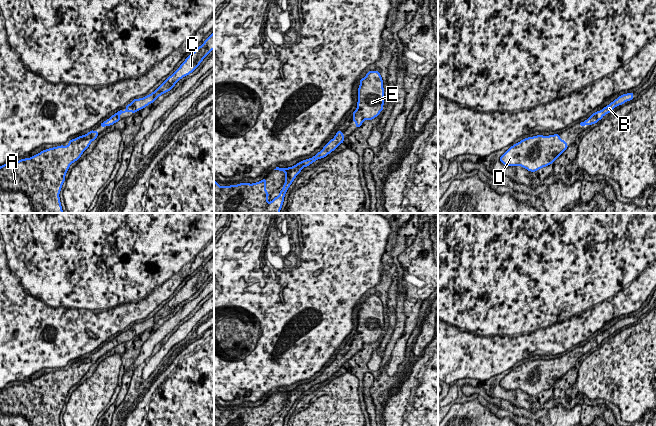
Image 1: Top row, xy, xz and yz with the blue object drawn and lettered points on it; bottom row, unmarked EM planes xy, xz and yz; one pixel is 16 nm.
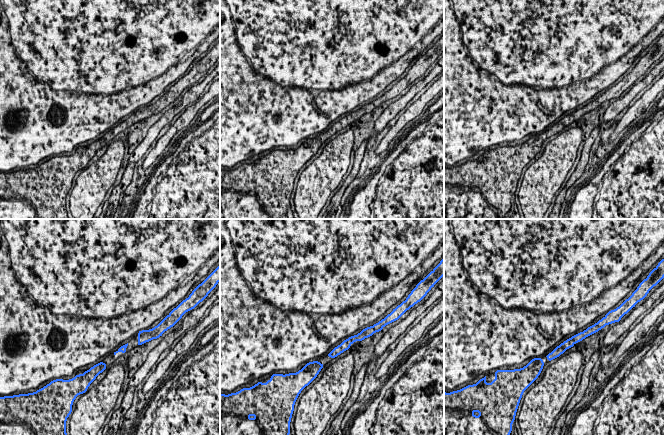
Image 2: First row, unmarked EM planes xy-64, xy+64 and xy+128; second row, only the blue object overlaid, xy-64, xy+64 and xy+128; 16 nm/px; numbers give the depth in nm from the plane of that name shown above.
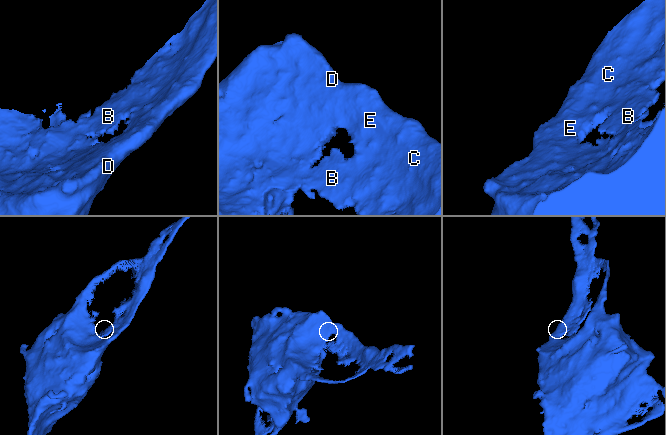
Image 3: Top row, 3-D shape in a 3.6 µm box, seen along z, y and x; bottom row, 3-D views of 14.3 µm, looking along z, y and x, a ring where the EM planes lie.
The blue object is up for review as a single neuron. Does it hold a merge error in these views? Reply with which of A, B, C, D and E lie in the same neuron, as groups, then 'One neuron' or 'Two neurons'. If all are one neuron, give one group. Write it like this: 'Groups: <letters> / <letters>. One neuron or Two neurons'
Groups: A B C D E. One neuron

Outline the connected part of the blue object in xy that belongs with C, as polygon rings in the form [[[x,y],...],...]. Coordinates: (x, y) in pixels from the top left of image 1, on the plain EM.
[[[214,255],[205,264],[205,266],[198,271],[193,277],[191,277],[186,284],[181,288],[181,290],[168,301],[153,317],[141,322],[134,323],[129,329],[126,330],[126,334],[122,333],[116,338],[111,340],[108,344],[100,348],[101,351],[111,350],[117,345],[120,345],[120,338],[127,337],[131,335],[132,338],[143,333],[147,329],[153,327],[160,319],[171,314],[174,309],[183,301],[189,299],[193,296],[202,284],[209,278],[210,275],[214,273]]]

